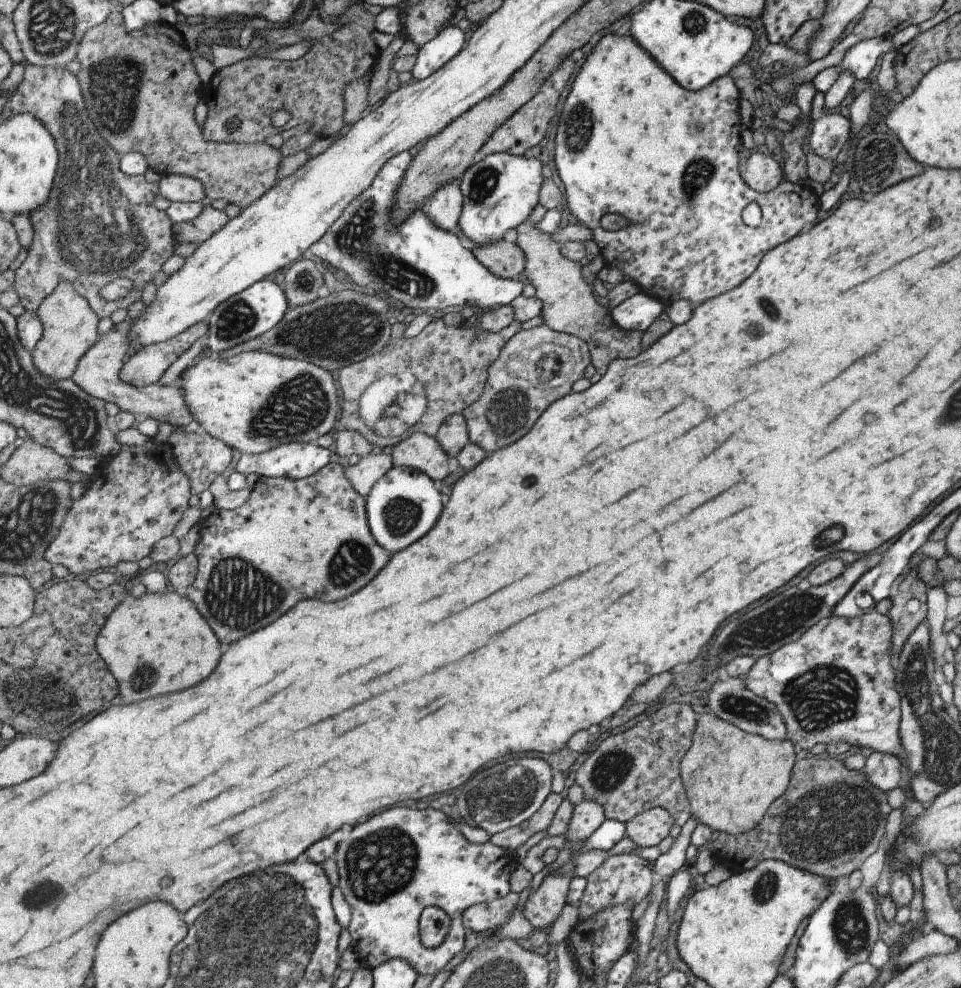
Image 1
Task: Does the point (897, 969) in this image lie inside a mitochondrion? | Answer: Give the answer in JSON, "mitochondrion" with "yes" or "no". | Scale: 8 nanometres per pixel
{"mitochondrion":"no"}

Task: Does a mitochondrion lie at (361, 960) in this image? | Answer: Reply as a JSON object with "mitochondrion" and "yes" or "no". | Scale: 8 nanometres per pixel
{"mitochondrion":"no"}

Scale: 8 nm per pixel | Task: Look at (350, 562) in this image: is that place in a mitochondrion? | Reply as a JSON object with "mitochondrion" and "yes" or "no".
{"mitochondrion":"yes"}

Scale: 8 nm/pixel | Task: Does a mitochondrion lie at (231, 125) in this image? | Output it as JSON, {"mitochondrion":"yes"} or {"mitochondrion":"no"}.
{"mitochondrion":"no"}

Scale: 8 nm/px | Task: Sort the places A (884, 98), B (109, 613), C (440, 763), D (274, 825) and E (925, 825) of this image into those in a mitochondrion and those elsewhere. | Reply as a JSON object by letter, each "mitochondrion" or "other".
{"A":"other","B":"other","C":"other","D":"other","E":"other"}

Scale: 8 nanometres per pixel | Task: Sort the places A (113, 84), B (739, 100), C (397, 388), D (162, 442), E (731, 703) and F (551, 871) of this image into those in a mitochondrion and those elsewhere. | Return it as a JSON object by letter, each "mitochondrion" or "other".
{"A":"mitochondrion","B":"other","C":"other","D":"other","E":"mitochondrion","F":"other"}

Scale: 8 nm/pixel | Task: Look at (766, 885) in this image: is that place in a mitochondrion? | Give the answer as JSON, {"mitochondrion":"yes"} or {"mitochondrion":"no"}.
{"mitochondrion":"yes"}

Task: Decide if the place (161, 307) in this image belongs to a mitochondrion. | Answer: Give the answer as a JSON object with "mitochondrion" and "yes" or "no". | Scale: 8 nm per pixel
{"mitochondrion":"no"}

